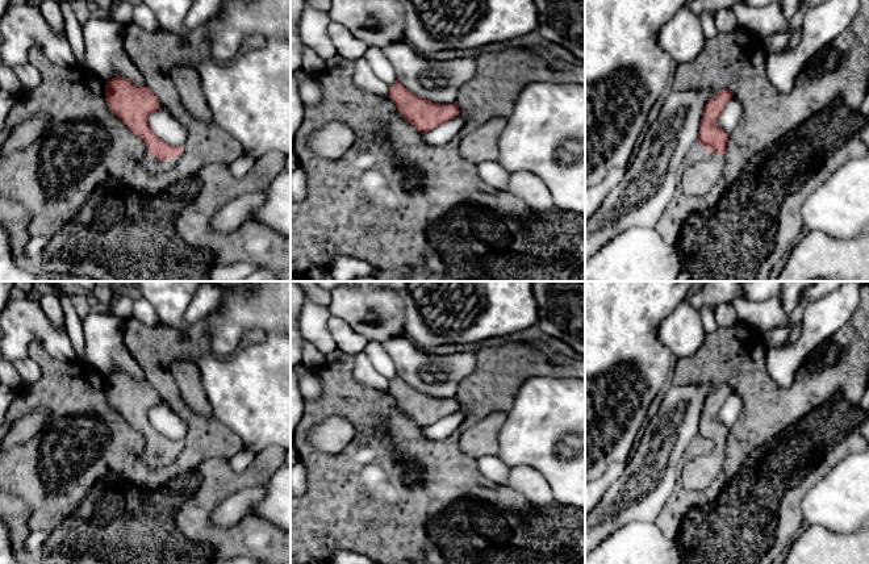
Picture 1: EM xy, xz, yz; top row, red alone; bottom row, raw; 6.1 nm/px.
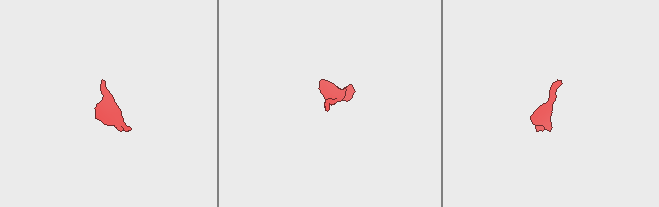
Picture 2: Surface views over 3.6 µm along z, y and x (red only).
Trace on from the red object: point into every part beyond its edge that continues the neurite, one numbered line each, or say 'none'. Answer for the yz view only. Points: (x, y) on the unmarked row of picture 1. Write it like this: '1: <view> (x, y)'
1: yz (701, 467)

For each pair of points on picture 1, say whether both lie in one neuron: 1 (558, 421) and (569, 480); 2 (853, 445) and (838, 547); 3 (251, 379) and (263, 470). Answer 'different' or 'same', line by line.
1: same
2: different
3: different

